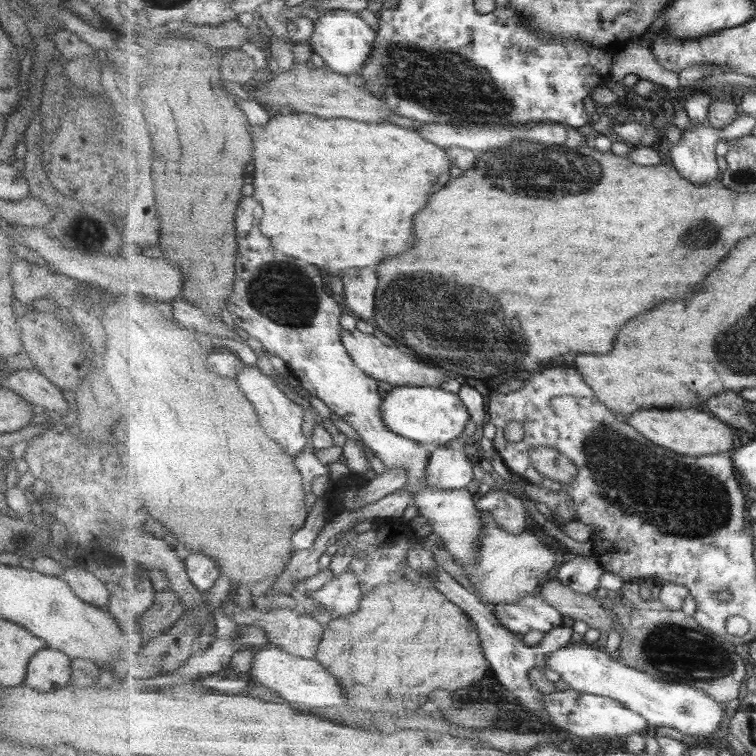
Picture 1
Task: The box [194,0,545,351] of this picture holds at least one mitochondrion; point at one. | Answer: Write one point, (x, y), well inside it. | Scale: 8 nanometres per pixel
(434, 81)

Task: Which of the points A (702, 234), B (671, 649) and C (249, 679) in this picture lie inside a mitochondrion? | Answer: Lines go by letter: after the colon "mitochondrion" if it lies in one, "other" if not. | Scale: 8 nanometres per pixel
A: mitochondrion
B: mitochondrion
C: other

